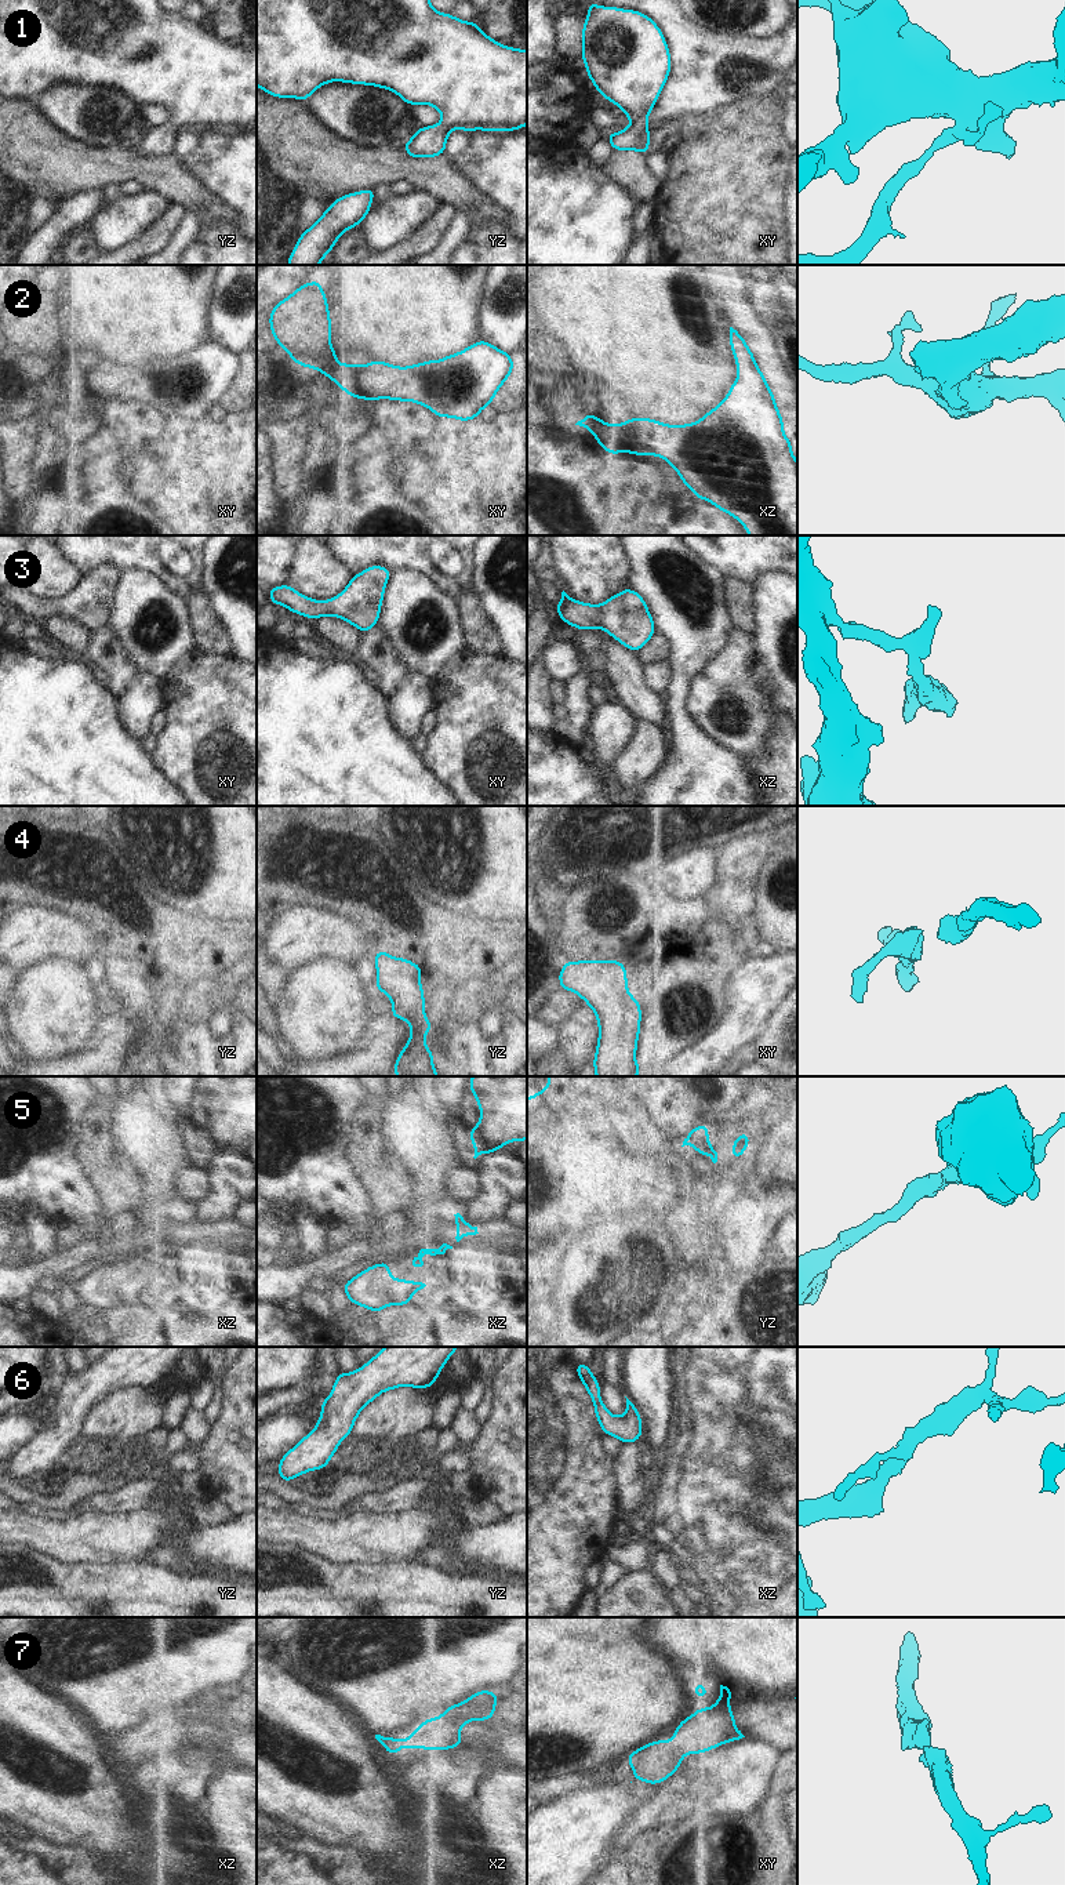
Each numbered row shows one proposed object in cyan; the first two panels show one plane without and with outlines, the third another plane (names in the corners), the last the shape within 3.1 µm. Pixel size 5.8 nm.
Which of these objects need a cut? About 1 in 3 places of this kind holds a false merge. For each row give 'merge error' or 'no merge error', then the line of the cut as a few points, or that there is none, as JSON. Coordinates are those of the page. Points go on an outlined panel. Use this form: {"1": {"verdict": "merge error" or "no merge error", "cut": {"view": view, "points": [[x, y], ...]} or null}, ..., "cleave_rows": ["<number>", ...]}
{"1": {"verdict": "no merge error", "cut": null}, "2": {"verdict": "merge error", "cut": {"view": "xz", "points": [[621, 424], [626, 431], [631, 451]]}}, "3": {"verdict": "no merge error", "cut": null}, "4": {"verdict": "no merge error", "cut": null}, "5": {"verdict": "no merge error", "cut": null}, "6": {"verdict": "no merge error", "cut": null}, "7": {"verdict": "no merge error", "cut": null}, "cleave_rows": ["2"]}

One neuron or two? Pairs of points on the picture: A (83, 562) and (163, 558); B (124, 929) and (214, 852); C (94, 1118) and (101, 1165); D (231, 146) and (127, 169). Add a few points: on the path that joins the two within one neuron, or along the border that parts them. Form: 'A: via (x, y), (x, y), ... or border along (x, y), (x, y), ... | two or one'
A: via (102, 554), (144, 554) | one
B: border along (137, 875), (157, 899), (188, 912) | two
C: via (94, 1129), (97, 1154) | one
D: border along (181, 158), (181, 163), (202, 184) | two

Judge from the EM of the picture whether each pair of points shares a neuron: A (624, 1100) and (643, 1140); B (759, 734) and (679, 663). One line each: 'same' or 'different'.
A: same
B: different

